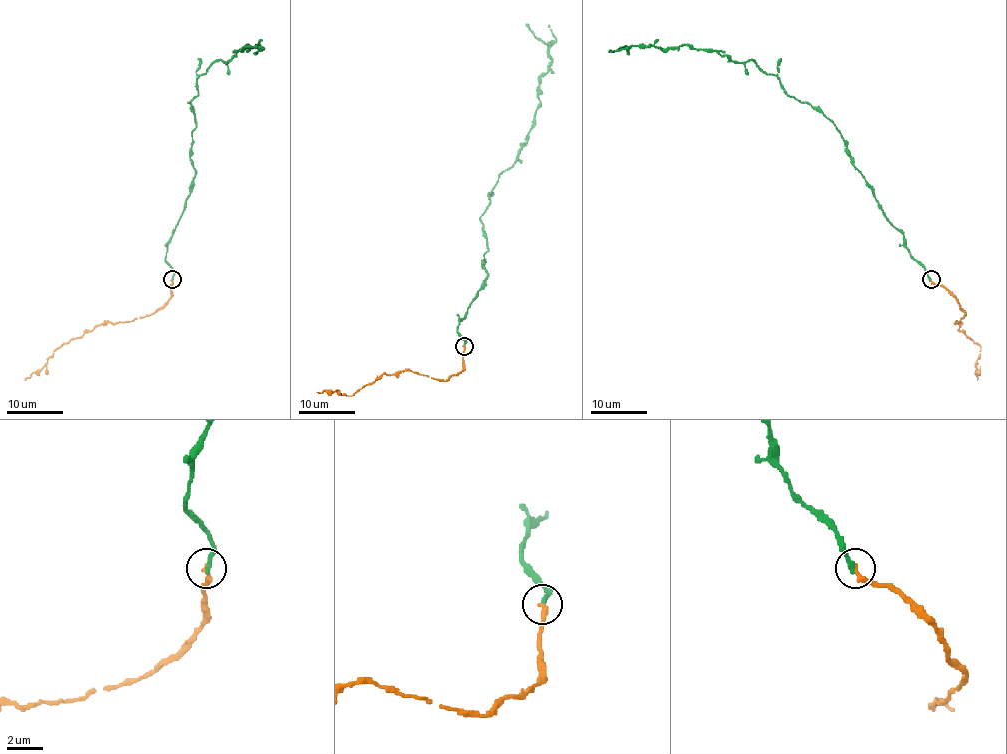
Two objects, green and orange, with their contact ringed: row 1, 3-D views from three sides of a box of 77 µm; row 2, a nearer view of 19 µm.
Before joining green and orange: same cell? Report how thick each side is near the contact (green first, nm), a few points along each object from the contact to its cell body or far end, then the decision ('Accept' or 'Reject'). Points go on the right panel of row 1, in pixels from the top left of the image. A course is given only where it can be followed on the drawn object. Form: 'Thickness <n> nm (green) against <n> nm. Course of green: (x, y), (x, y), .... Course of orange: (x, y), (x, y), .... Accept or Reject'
Thickness 320 nm (green) against 300 nm. Course of green: (930, 279), (836, 126), (788, 95), (776, 75), (752, 60), (736, 63), (687, 44), (608, 50). Course of orange: (930, 279), (941, 285), (965, 313), (956, 323), (960, 326), (958, 330), (981, 348), (977, 379). Accept

